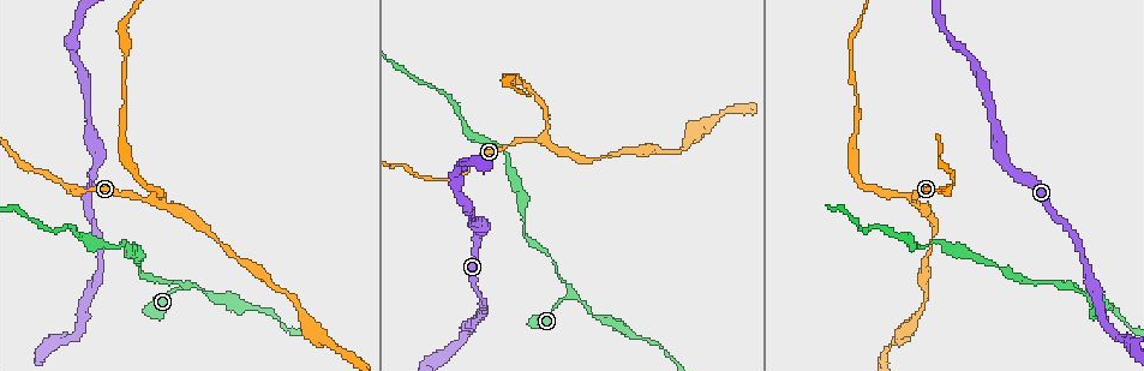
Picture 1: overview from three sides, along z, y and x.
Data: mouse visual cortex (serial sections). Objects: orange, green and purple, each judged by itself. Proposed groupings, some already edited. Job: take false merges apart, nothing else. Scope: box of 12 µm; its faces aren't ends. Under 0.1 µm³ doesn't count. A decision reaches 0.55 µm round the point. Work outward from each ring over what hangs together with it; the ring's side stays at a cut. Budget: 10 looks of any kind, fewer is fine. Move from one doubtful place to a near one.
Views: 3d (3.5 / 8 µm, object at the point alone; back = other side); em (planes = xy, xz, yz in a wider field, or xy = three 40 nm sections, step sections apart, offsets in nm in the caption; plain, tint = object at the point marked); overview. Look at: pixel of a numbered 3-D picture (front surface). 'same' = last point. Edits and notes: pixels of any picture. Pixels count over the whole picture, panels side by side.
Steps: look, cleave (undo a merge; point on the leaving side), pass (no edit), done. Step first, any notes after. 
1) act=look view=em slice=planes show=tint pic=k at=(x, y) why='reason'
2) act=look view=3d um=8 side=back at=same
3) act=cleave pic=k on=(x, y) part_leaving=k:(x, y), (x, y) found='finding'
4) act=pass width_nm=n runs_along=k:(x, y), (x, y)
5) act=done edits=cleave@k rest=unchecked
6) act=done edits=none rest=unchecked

act=look view=3d um=3.5 pic=1 at=(572, 295) why='sharp bend'

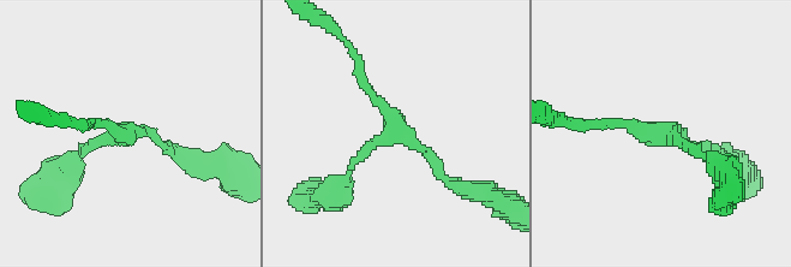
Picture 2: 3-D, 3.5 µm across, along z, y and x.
act=look view=em slice=xy step=5 show=tint pic=2 at=(392, 132)

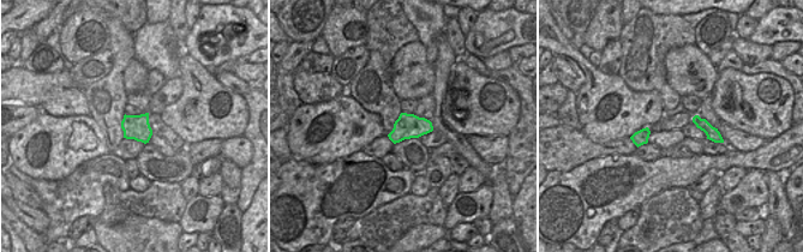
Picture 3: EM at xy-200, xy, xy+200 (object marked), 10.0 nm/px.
act=pass arms=3 runs_along=2:(713, 159), (630, 122), (597, 122) found='one cell here'

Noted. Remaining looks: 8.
act=look view=em slice=xy step=2 show=tint pic=1 at=(157, 198) why='a fork'

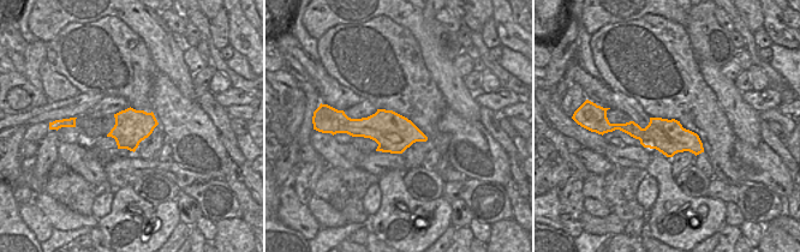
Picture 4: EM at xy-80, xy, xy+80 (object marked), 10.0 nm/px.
act=look view=3d um=3.5 at=same why='see where the arms go'

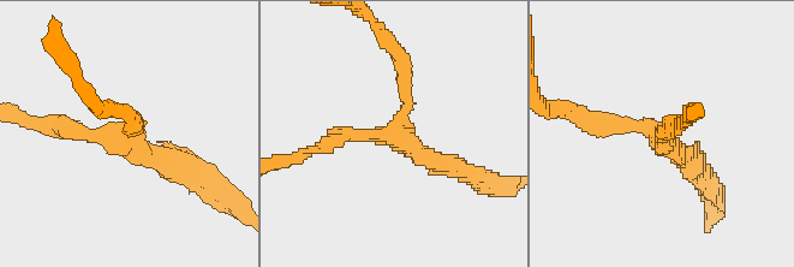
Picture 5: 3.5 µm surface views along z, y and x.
act=pass runs_along=5:(45, 126), (112, 134), (189, 167) found='continuous, no second cell'

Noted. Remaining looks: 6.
act=look view=3d um=8 side=back pic=1 at=(499, 145) why='narrows sharply'

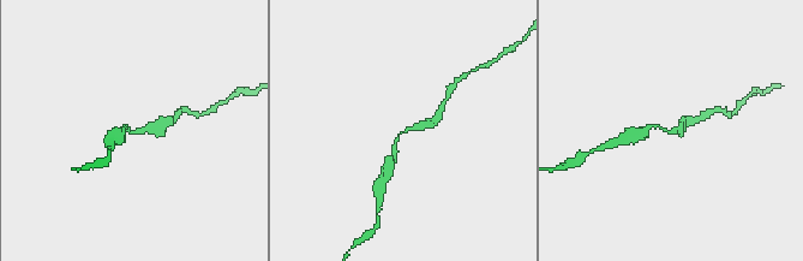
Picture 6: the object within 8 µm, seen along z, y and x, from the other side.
act=look view=3d um=3.5 pic=6 at=(671, 132)

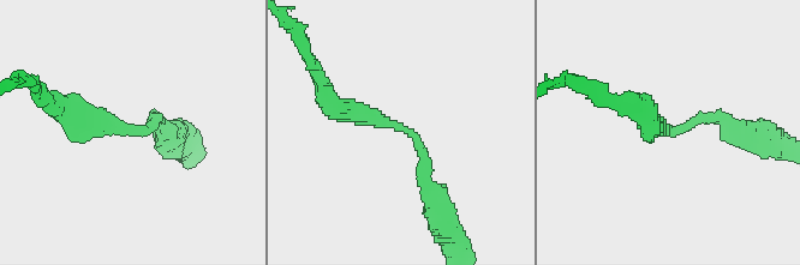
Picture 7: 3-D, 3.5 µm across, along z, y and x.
act=look view=em slice=xy step=1 show=tint pic=7 at=(677, 132) arm_widths_nm=200,250 why='need the tissue'

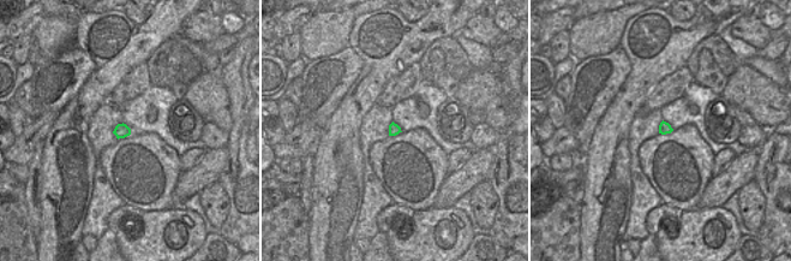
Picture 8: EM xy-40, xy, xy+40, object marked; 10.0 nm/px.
act=pass runs_along=7:(436, 200), (415, 139), (393, 124), (341, 109) found='one cell here'

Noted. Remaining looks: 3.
act=look view=3d um=3.5 pic=1 at=(953, 183) why='a narrow waist'

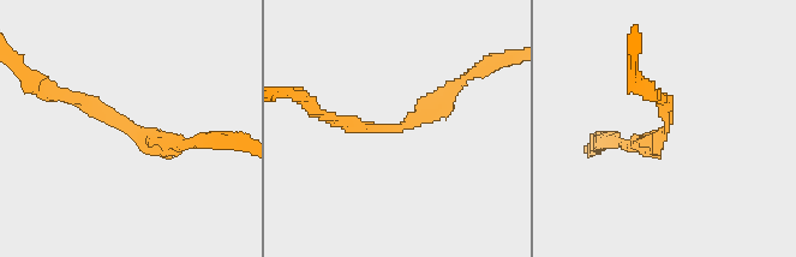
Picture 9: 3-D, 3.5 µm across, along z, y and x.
act=look view=em slice=xy step=2 show=plain pic=9 at=(401, 126)

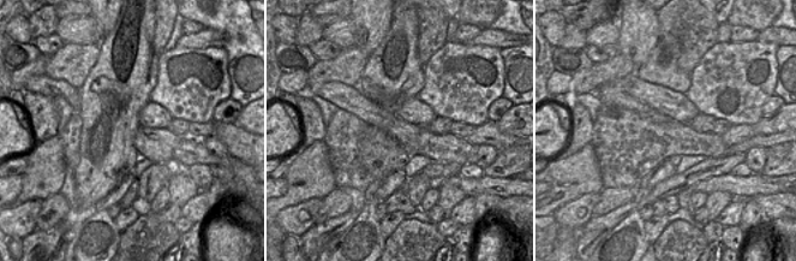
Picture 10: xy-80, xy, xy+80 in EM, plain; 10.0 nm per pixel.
act=look view=em slice=xy step=2 show=tint at=same

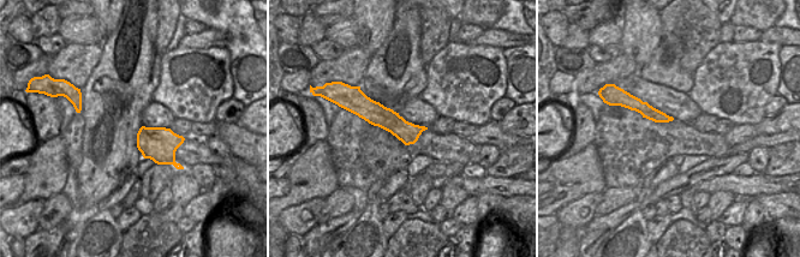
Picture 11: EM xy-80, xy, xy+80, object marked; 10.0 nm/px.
act=pass arm_widths_nm=200,200 runs_along=11:(358, 105), (401, 129), (421, 129) found='all the same cell'

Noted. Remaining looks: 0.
act=done edits=none rest=unchecked

